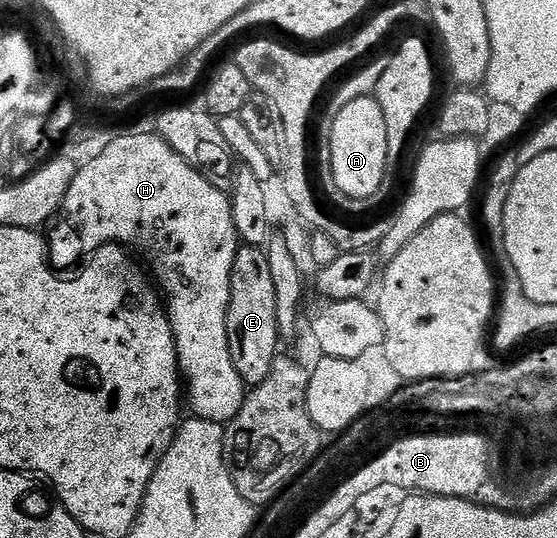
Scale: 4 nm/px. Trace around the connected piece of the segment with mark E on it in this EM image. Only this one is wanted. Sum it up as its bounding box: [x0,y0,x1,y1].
[227,245,281,387]

